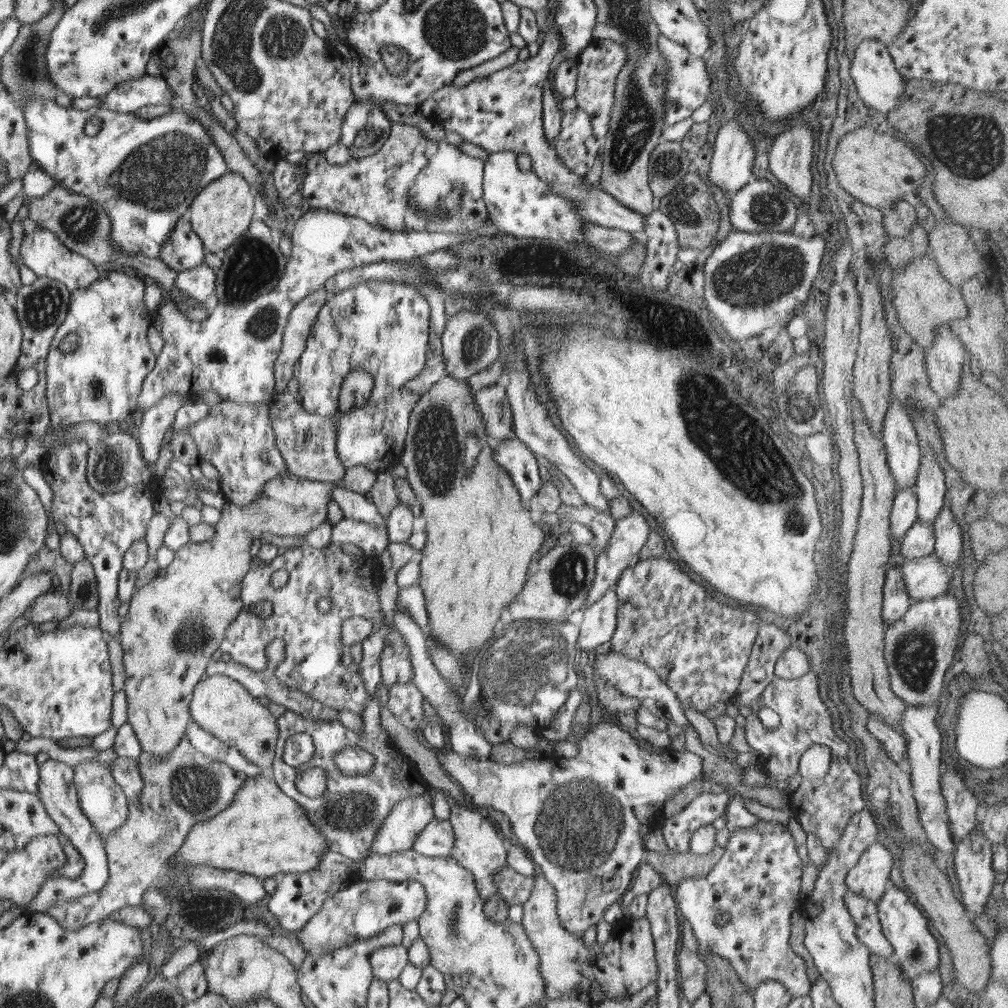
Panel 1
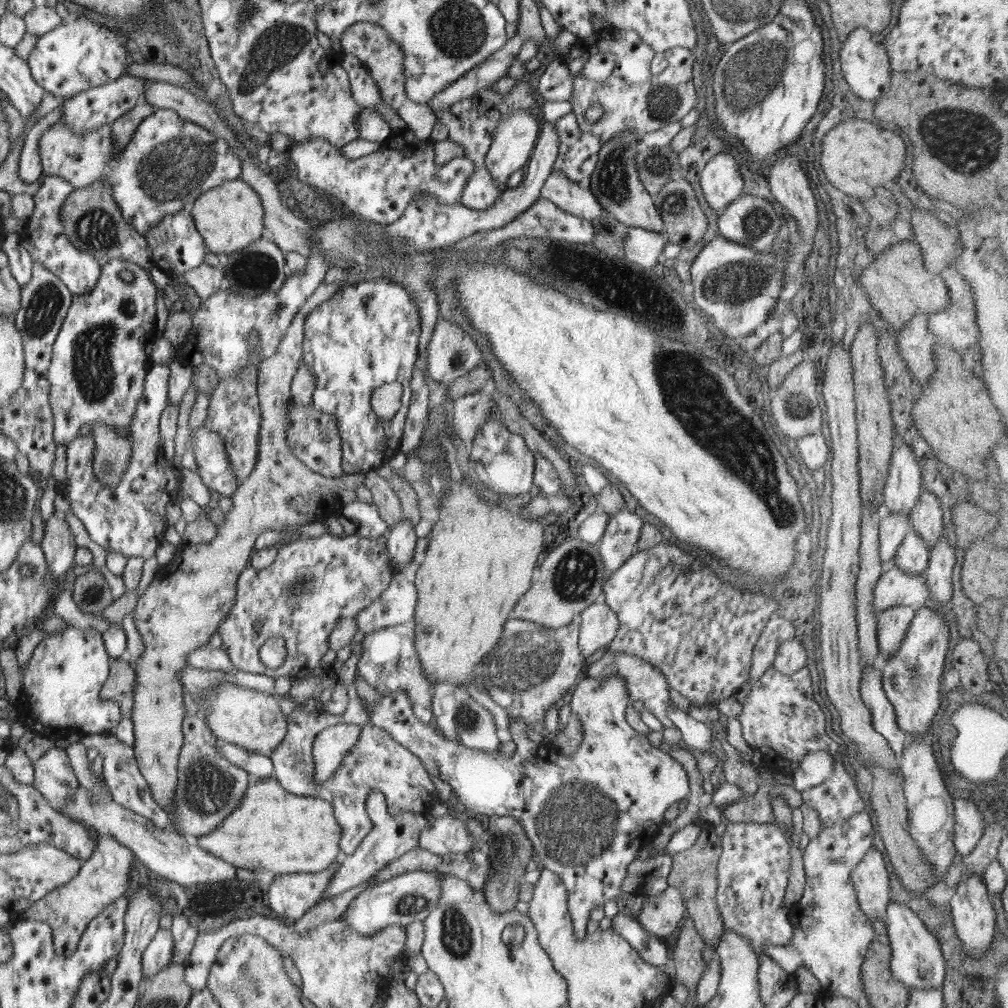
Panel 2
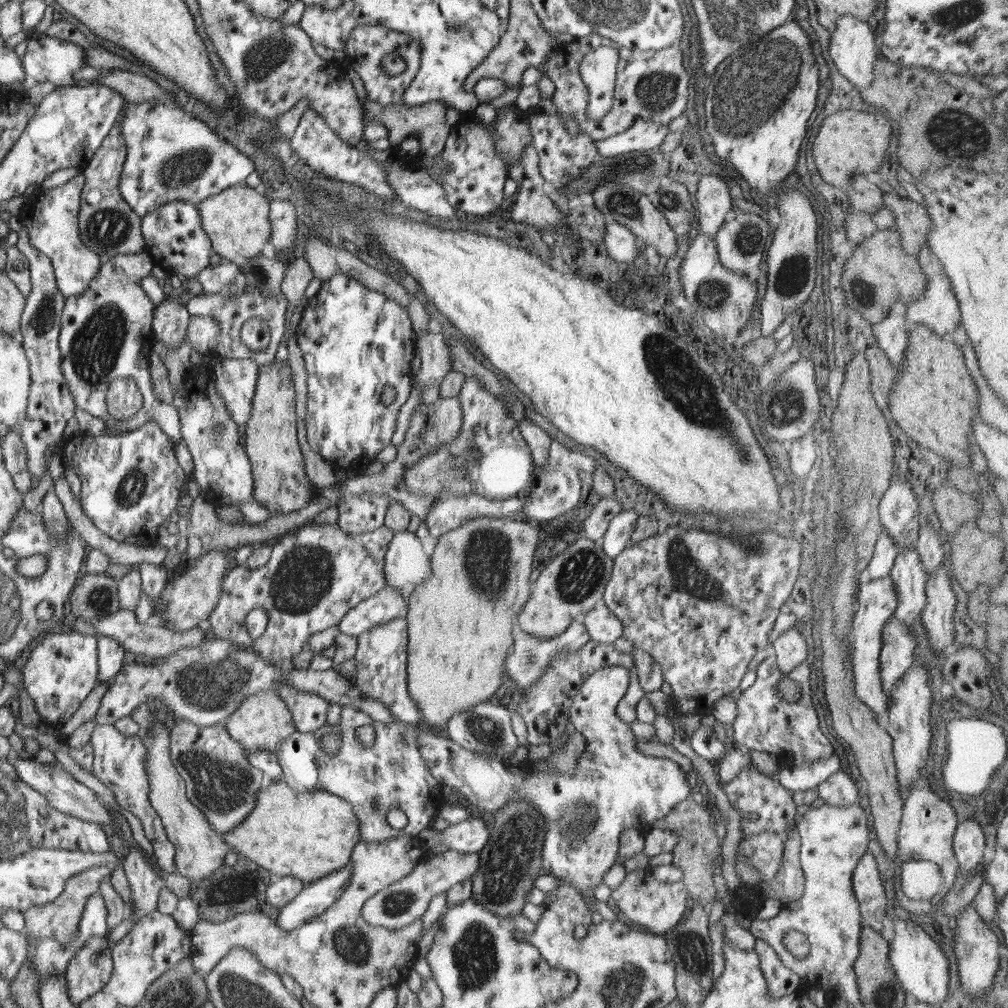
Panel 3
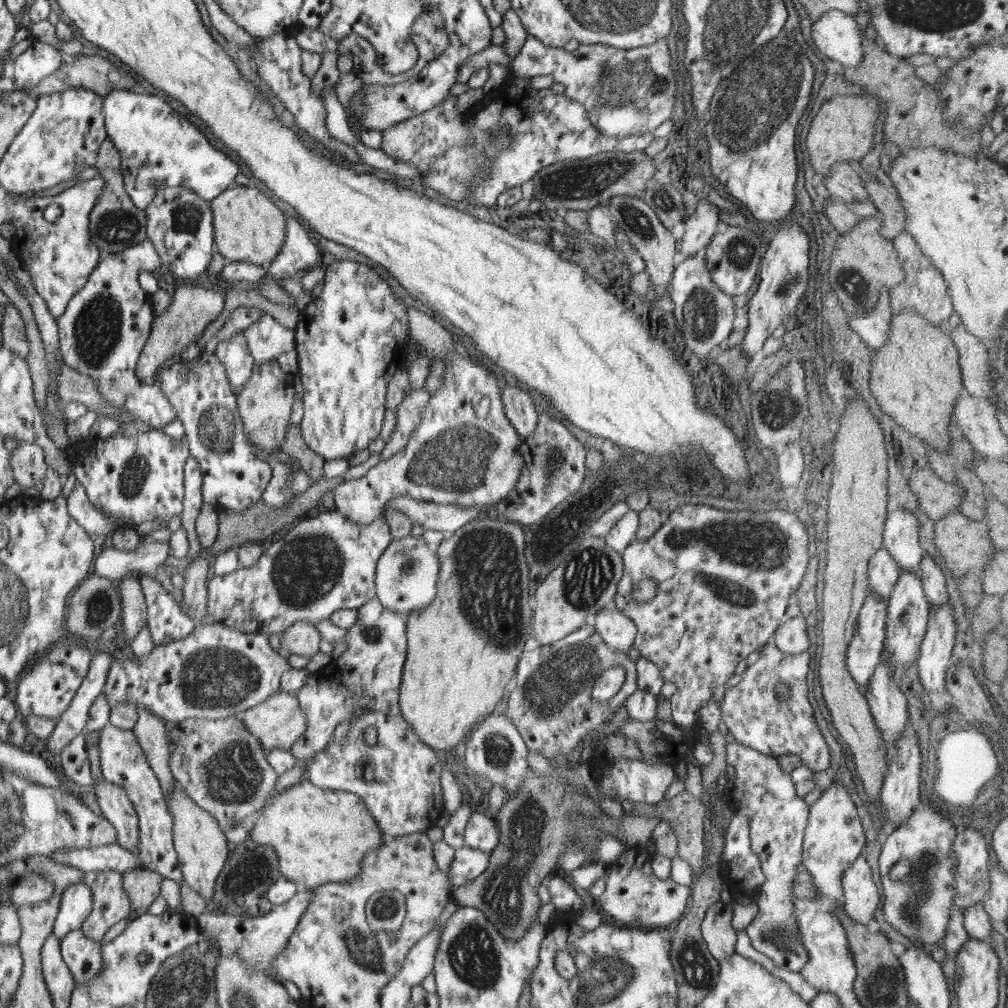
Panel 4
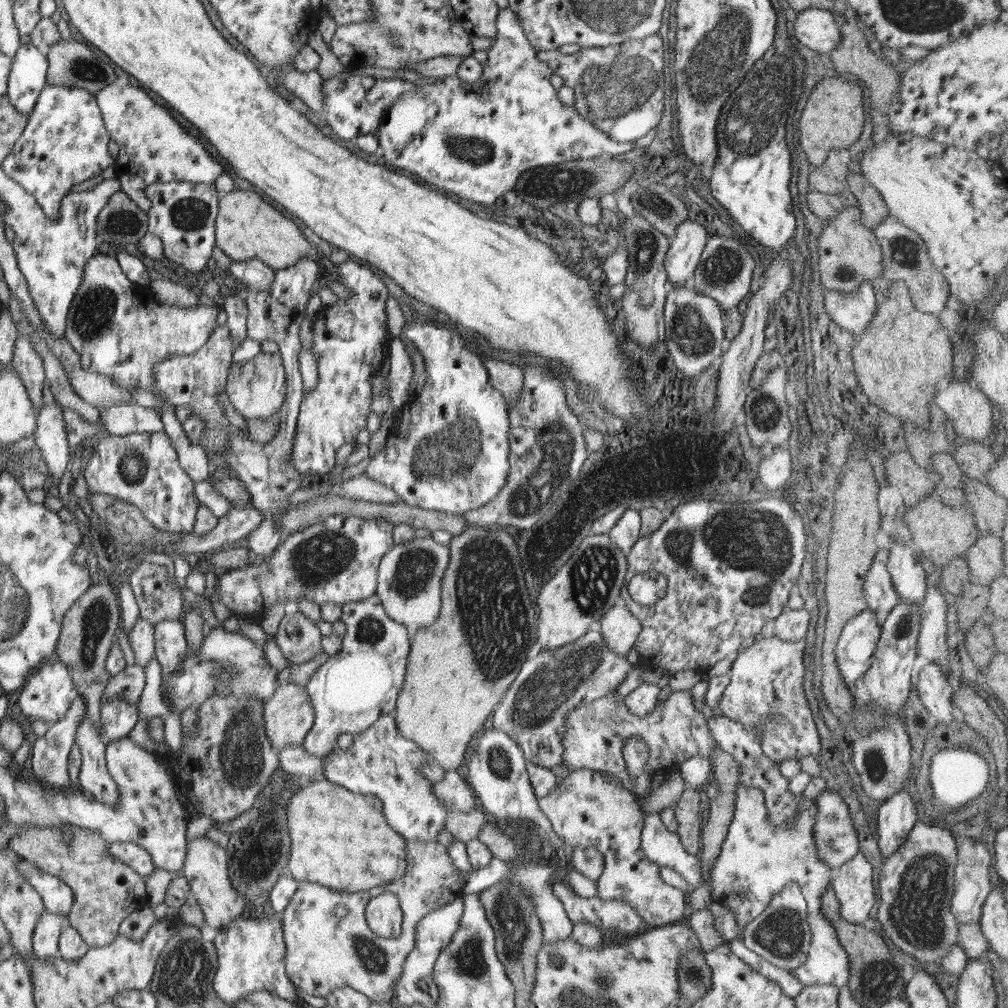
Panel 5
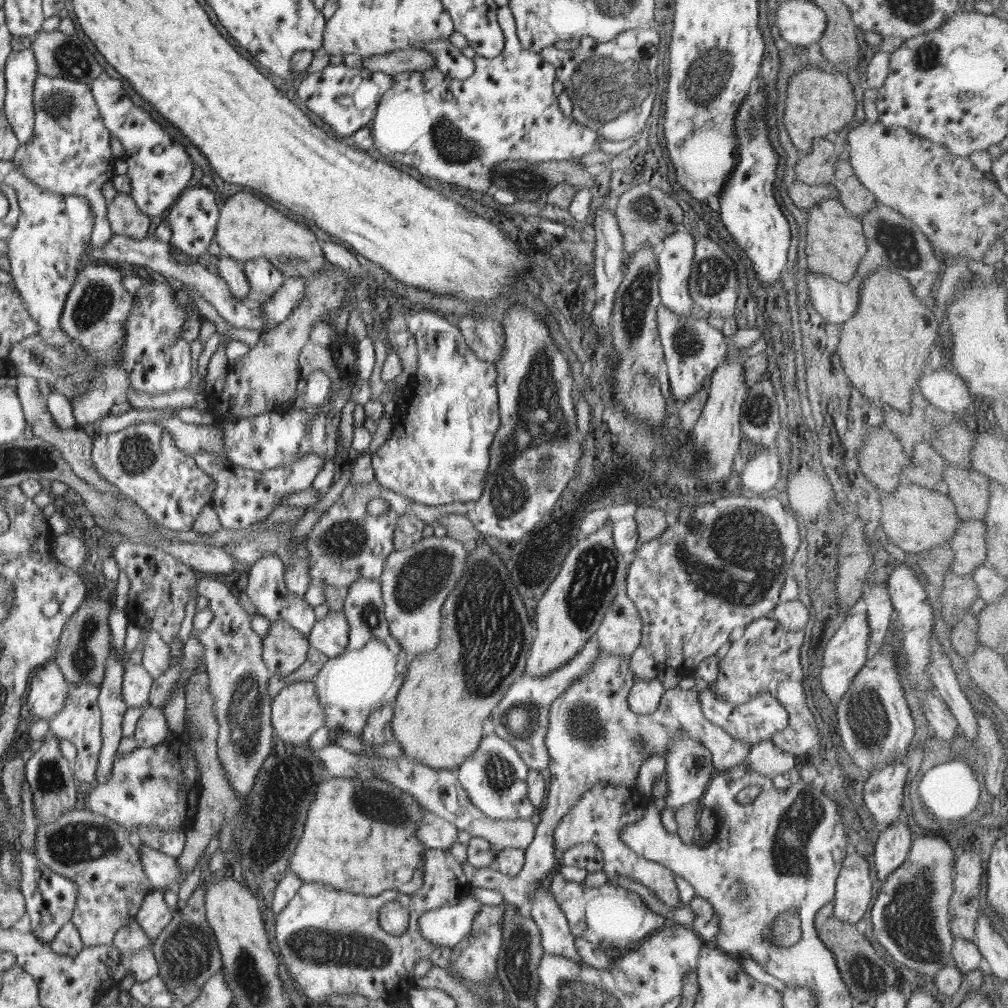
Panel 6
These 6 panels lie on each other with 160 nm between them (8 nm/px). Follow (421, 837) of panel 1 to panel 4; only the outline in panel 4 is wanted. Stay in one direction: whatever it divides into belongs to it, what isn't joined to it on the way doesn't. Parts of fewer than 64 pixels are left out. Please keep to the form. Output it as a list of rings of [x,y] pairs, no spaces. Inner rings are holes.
[[[473,813],[464,829],[464,842],[470,848],[486,853],[499,846],[499,833],[496,822],[486,813]]]

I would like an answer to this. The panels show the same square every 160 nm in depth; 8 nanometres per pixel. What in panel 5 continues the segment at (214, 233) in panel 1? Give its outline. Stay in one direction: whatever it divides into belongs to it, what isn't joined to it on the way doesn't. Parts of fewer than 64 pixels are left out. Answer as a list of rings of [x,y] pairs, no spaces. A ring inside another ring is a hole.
[[[231,191],[219,198],[215,246],[233,261],[259,259],[274,270],[284,270],[304,256],[314,258],[314,262],[322,269],[320,254],[308,244],[306,233],[298,229],[289,215],[282,215],[266,203],[257,191]]]

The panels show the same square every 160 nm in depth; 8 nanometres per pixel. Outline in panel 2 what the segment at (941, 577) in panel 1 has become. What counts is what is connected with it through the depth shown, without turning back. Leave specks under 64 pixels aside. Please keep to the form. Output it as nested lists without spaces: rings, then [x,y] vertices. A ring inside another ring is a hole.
[[[886,567],[873,592],[877,614],[891,606],[912,606],[917,611],[928,602],[930,591],[924,573],[911,575],[896,568]]]

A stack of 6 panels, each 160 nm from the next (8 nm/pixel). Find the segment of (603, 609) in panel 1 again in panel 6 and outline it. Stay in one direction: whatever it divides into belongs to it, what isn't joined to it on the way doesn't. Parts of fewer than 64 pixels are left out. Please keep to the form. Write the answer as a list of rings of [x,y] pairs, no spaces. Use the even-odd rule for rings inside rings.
[[[618,594],[595,633],[601,651],[630,657],[641,644],[642,629],[643,622],[634,602],[627,594]]]

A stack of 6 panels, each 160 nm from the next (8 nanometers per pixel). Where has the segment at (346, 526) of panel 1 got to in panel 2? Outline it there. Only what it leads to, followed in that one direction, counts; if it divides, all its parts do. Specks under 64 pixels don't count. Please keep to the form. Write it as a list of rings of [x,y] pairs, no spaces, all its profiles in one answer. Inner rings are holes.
[[[356,500],[346,503],[346,506],[338,510],[342,518],[350,520],[356,526],[356,535],[378,538],[389,530],[387,524],[380,518],[378,509],[373,503],[369,504]]]

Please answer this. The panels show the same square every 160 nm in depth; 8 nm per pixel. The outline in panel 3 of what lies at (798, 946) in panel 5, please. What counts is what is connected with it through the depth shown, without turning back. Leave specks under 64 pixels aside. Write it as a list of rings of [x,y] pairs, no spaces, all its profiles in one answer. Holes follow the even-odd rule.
[[[752,763],[738,776],[722,786],[728,795],[732,808],[740,812],[742,834],[751,835],[760,831],[774,831],[776,834],[787,838],[787,832],[792,827],[796,827],[798,821],[797,805],[793,800],[792,793],[784,788],[780,782],[768,779]],[[746,814],[748,816],[755,815],[755,820],[748,819]],[[756,938],[754,950],[758,954],[771,998],[782,998],[798,990],[802,978],[783,965],[778,953],[769,944]]]

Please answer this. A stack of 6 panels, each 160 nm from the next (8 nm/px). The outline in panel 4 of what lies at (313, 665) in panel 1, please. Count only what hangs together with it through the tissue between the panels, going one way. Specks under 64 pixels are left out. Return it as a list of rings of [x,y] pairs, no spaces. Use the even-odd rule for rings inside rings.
[[[336,510],[315,512],[310,515],[309,518],[302,517],[277,536],[271,546],[264,549],[259,561],[254,566],[251,566],[250,568],[238,566],[235,571],[223,576],[214,575],[207,586],[207,615],[212,616],[216,623],[234,627],[246,634],[260,633],[268,636],[270,634],[276,634],[276,636],[281,637],[288,628],[299,620],[307,620],[310,624],[316,625],[319,620],[329,620],[331,614],[337,610],[358,609],[377,596],[375,587],[375,568],[377,567],[378,559],[382,556],[382,553],[386,550],[386,547],[392,540],[394,540],[394,538],[391,535],[389,526],[383,518],[376,519],[370,524],[354,524],[351,520],[346,520],[346,517],[342,516],[342,514]]]

